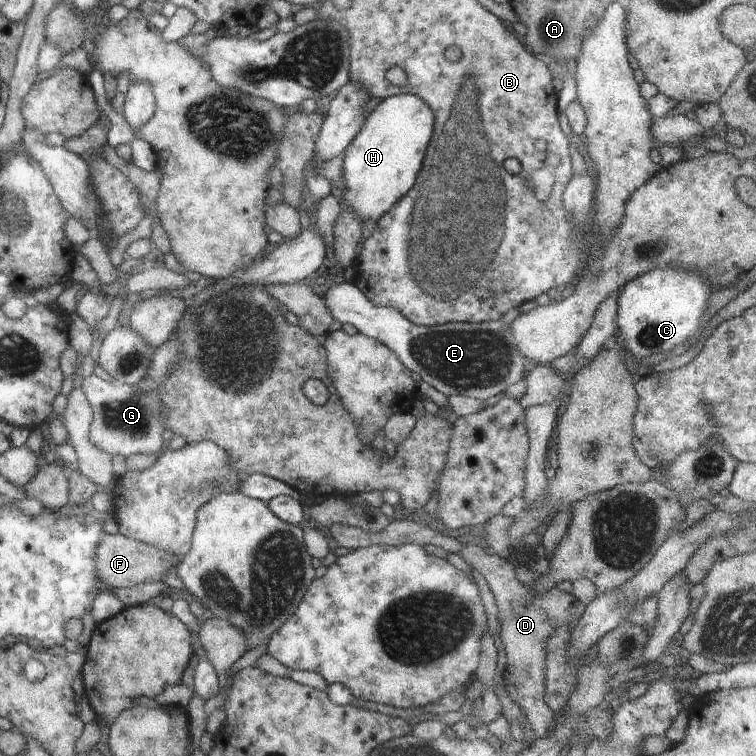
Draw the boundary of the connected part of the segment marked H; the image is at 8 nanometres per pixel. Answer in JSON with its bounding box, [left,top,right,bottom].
[342,95,434,222]

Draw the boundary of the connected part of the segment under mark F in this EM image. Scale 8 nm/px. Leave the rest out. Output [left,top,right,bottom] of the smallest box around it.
[96,533,180,588]

